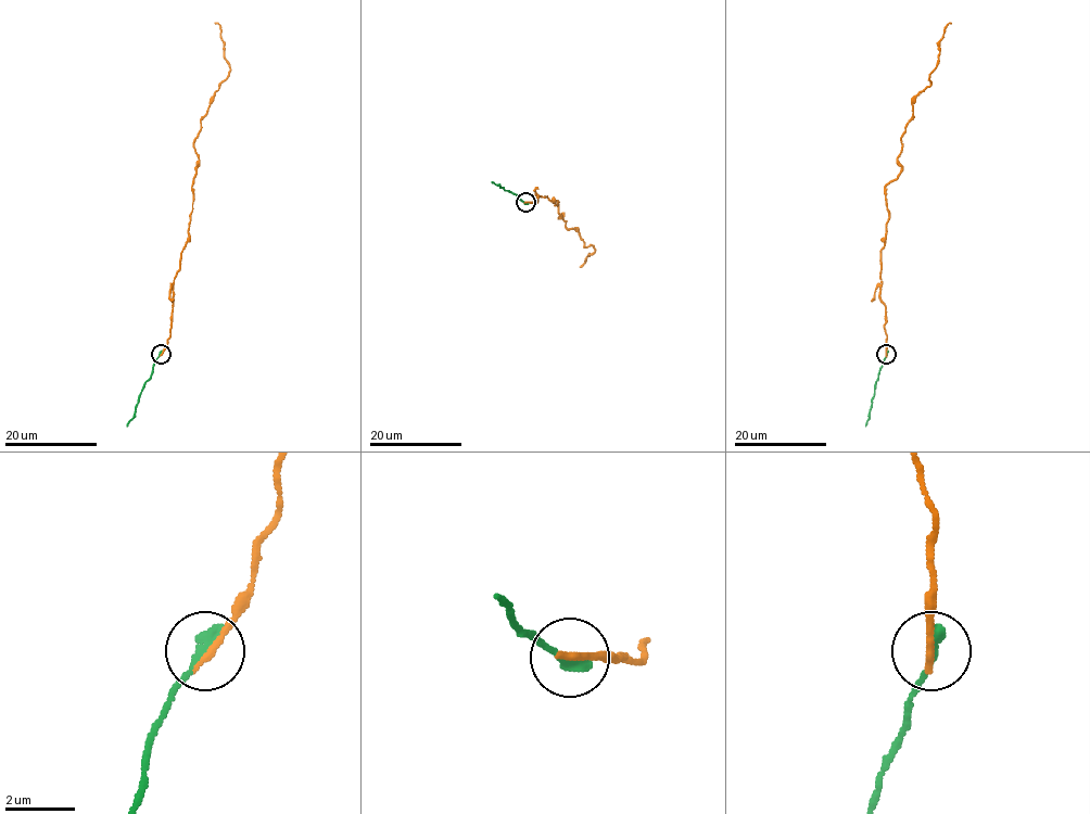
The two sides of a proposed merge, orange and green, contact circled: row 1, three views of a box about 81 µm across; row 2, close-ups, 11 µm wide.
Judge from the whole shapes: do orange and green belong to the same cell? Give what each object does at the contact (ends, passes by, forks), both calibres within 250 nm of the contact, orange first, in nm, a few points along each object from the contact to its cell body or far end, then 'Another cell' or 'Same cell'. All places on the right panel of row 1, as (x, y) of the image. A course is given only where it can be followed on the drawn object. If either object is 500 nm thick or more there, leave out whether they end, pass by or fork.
At the ring orange ends. At the ring green ends. Thickness 240 nm (orange) against 360 nm. Course of orange: (886, 354), (881, 299), (885, 187), (901, 169), (898, 156), (913, 99), (930, 85), (943, 27), (951, 23). Course of green: (886, 354), (865, 425). Same cell

